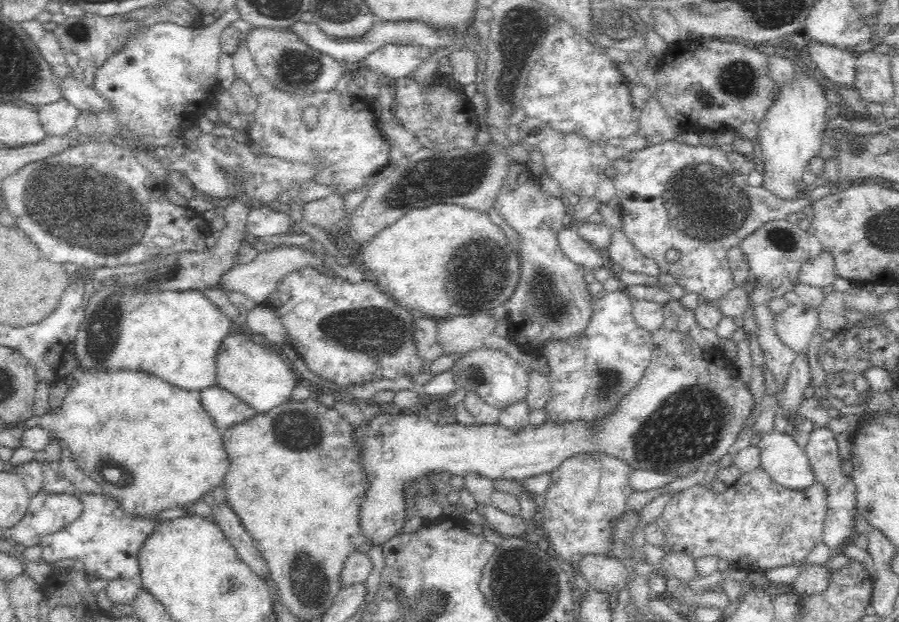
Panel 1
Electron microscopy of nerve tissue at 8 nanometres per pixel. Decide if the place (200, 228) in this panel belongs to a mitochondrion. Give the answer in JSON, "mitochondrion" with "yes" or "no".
{"mitochondrion":"no"}

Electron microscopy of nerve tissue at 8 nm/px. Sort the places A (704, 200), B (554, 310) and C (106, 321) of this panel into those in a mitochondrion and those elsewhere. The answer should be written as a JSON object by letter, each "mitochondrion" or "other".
{"A":"mitochondrion","B":"mitochondrion","C":"mitochondrion"}

